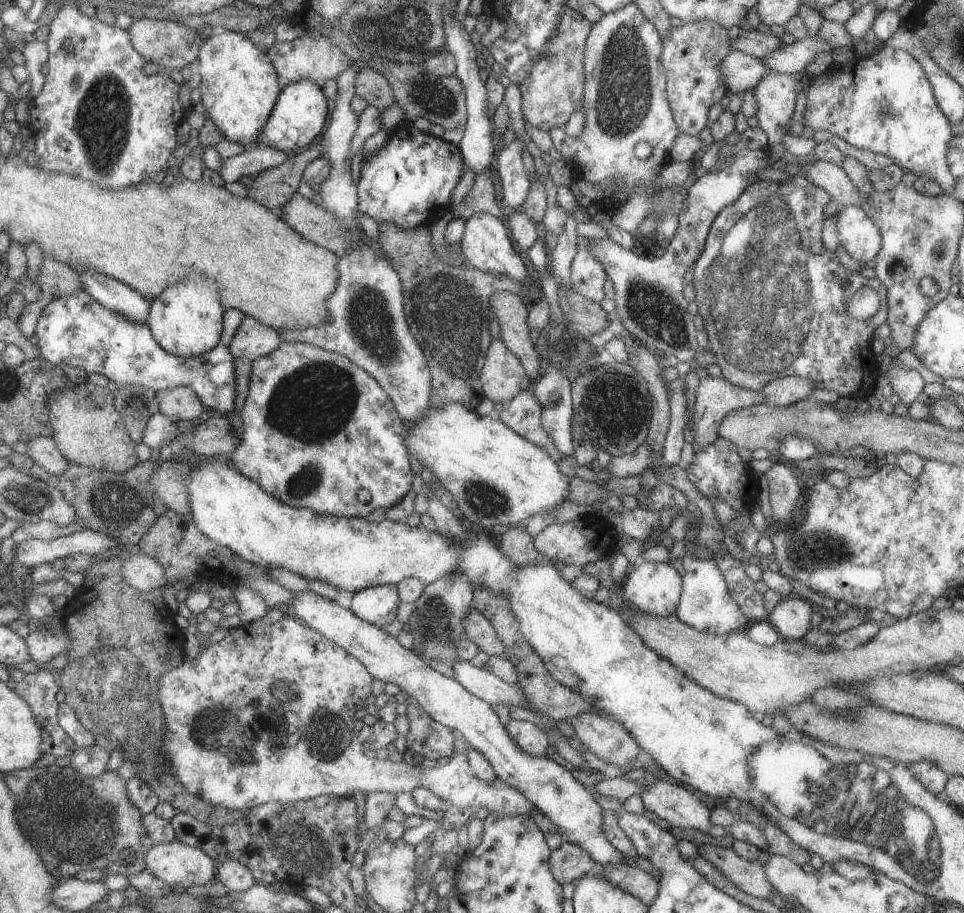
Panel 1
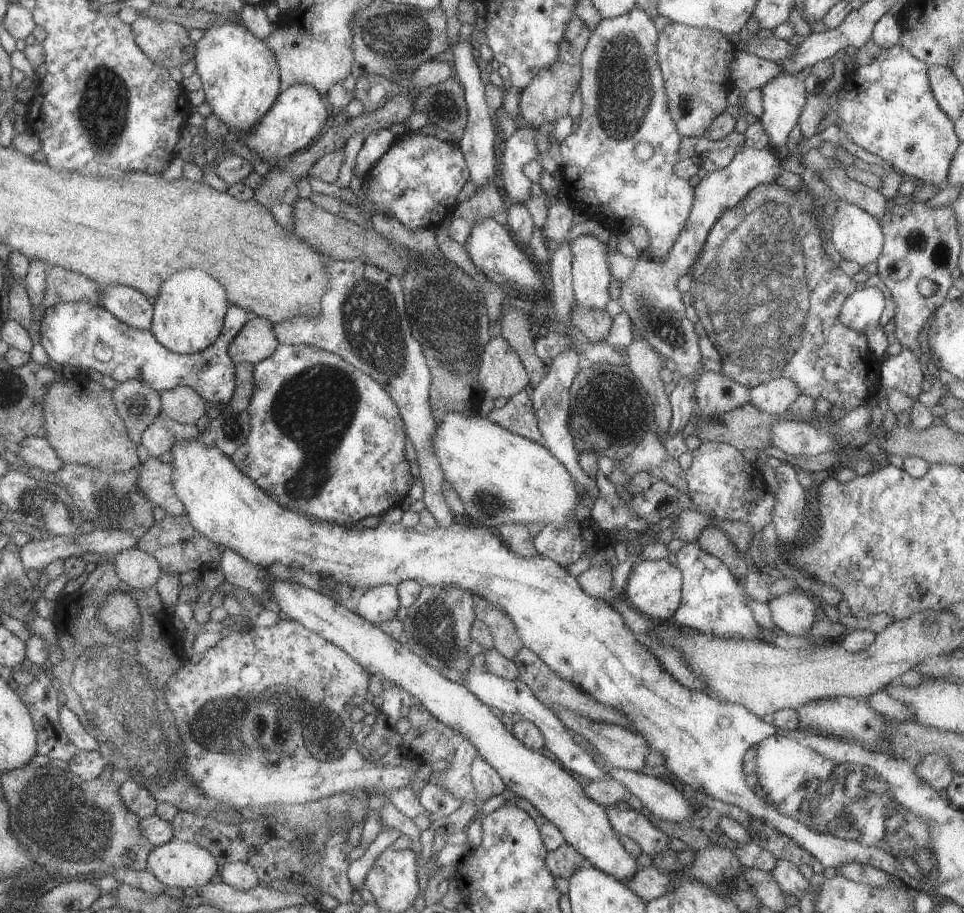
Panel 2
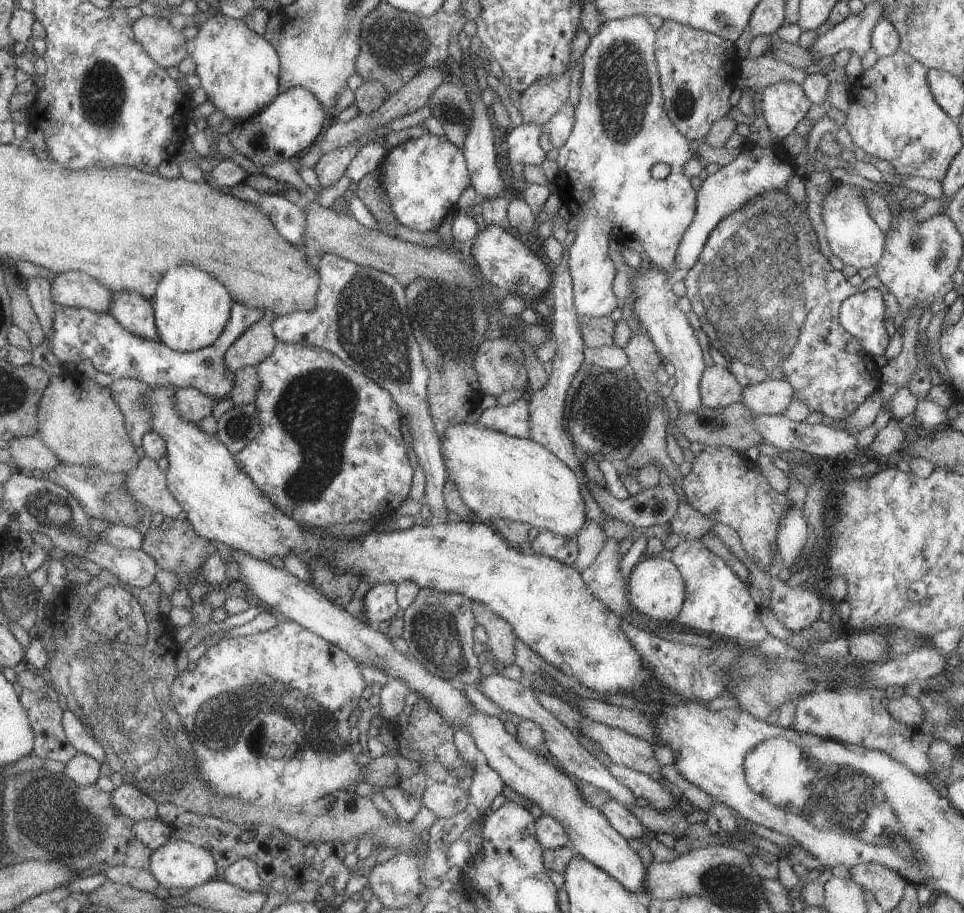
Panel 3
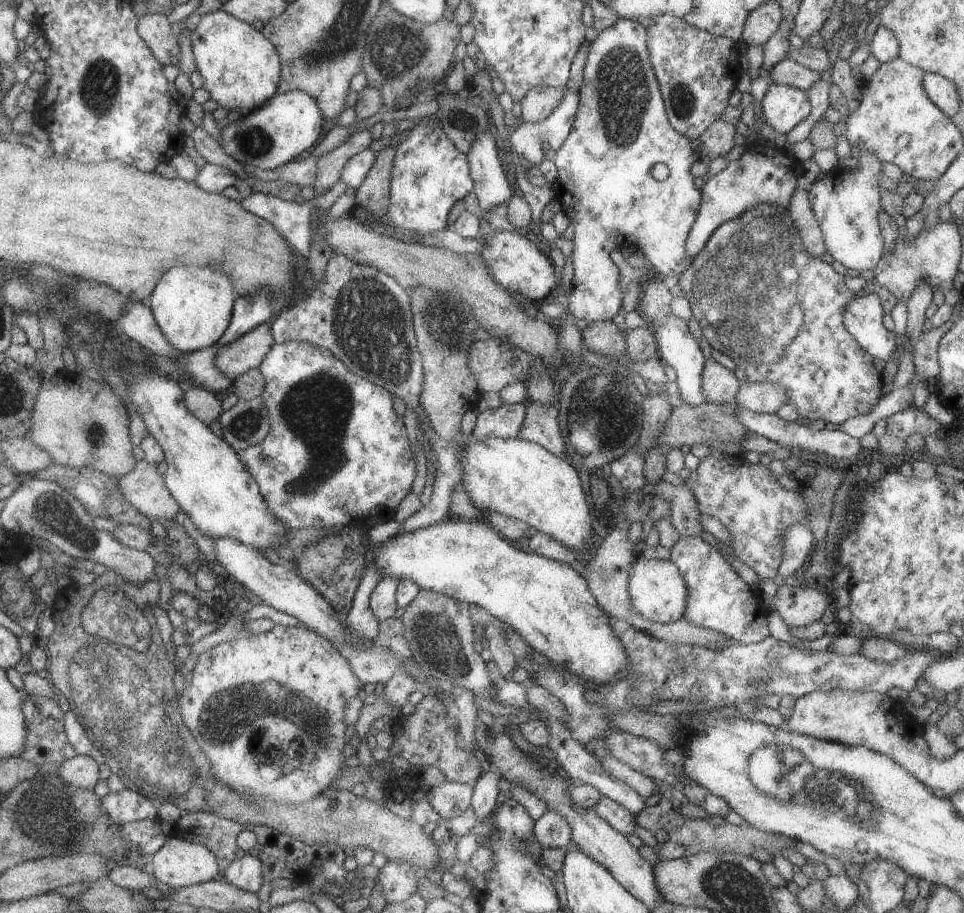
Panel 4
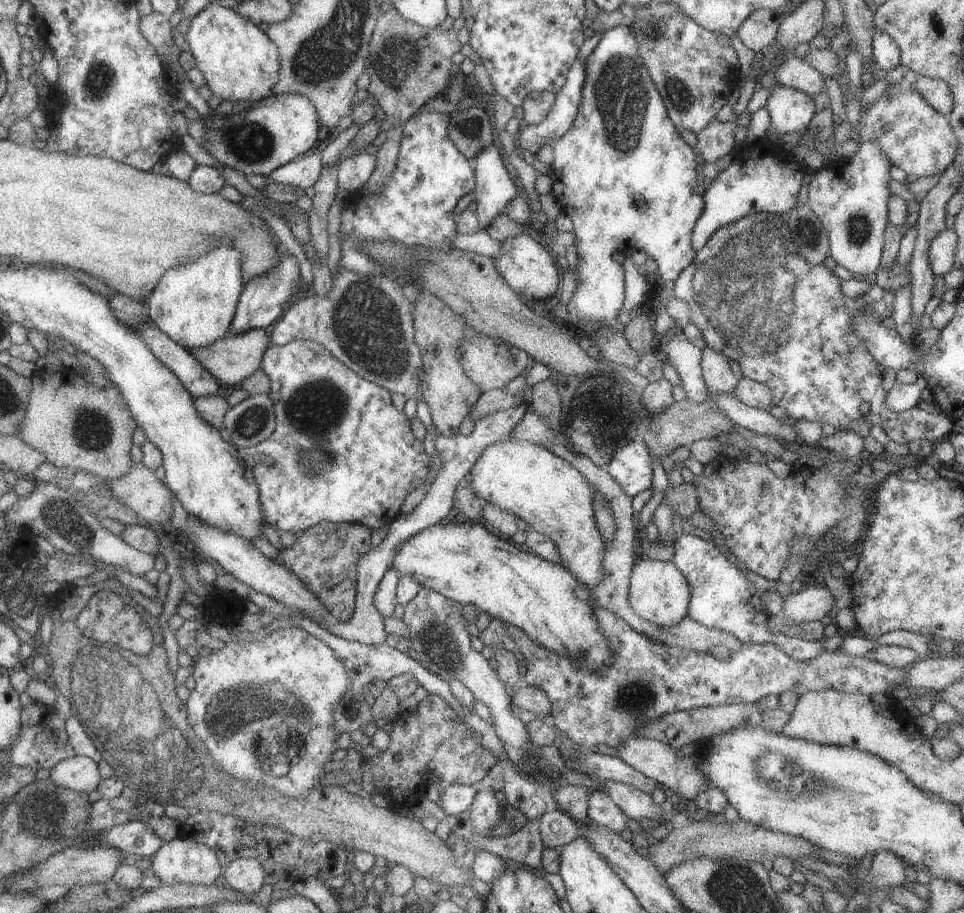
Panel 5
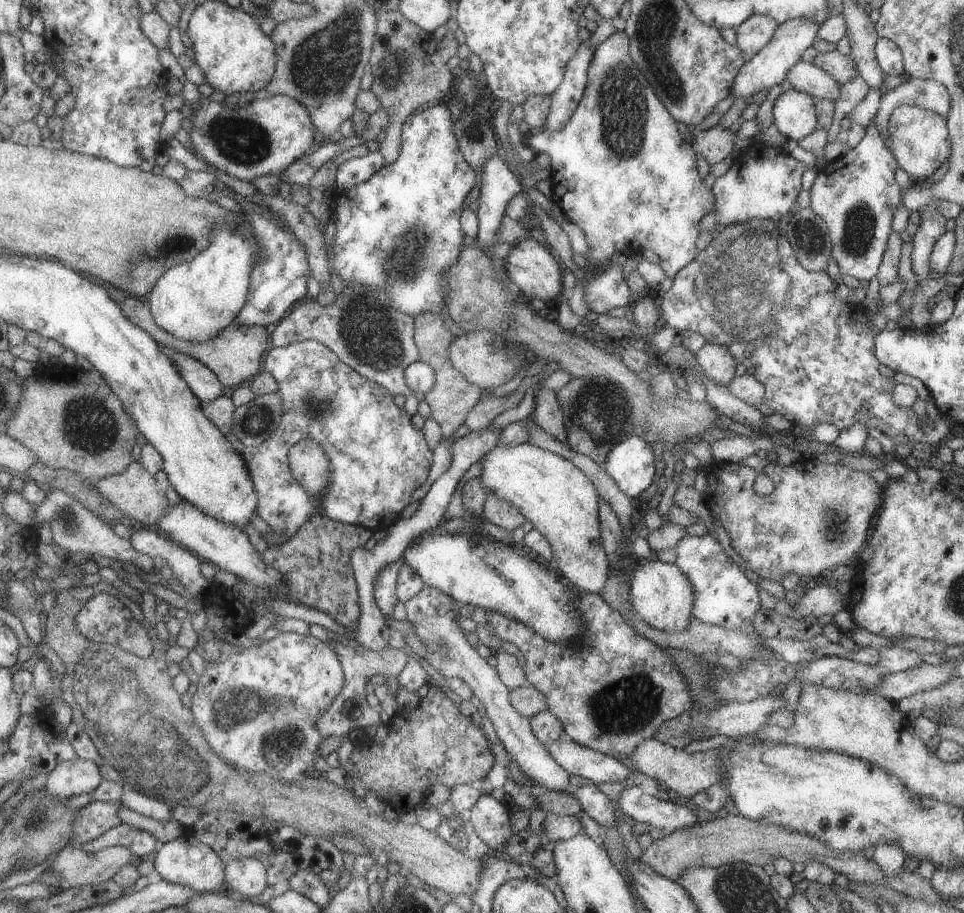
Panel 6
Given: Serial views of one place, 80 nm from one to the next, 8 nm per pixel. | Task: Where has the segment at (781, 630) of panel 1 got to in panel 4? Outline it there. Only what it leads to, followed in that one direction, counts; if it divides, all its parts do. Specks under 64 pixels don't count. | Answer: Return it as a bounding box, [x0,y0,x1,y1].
[774,585,832,627]

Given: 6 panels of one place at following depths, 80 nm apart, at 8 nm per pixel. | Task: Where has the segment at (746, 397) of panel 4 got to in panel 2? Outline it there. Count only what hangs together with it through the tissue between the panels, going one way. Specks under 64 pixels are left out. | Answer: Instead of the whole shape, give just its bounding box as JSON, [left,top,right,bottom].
[749,377,802,415]

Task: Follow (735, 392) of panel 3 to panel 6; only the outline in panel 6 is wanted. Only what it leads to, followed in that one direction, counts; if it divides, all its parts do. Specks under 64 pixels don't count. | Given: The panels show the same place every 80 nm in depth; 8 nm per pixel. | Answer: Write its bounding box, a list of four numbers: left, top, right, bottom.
[694,344,737,386]

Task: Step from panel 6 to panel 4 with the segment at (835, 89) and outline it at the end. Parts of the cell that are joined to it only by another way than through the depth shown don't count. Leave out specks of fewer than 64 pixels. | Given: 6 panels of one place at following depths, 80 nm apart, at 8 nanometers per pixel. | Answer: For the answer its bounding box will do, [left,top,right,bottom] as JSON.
[768,58,819,90]

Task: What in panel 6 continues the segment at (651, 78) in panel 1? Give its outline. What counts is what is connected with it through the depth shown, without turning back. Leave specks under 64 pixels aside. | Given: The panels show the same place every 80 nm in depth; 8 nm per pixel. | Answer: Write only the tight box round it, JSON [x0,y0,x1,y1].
[524,31,712,314]

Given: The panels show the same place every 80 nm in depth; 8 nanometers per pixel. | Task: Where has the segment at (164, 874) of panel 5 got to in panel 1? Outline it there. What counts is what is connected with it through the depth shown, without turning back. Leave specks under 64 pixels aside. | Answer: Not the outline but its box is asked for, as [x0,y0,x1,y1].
[145,840,217,888]

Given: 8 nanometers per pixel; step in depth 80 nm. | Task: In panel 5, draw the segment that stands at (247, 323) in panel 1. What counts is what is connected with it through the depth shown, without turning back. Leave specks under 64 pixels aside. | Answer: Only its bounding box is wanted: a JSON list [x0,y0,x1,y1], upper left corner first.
[188,328,270,391]

